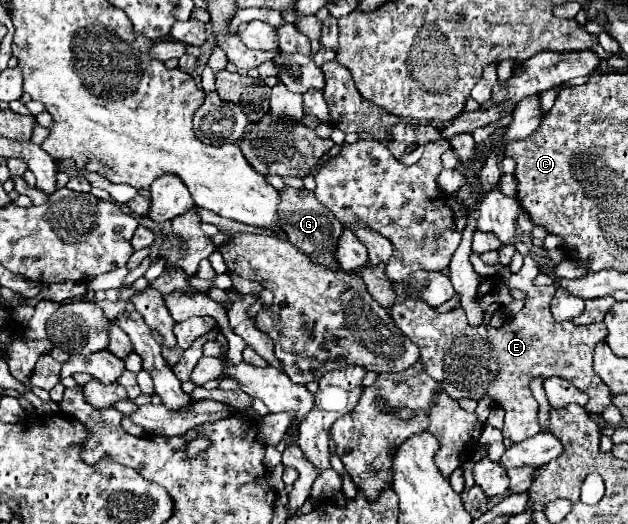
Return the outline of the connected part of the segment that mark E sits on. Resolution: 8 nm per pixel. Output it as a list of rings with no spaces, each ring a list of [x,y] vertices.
[[[526,256],[522,270],[512,274],[508,280],[508,286],[516,286],[526,292],[526,304],[516,316],[504,320],[500,328],[484,324],[470,326],[462,306],[448,312],[438,312],[436,308],[426,306],[426,302],[420,302],[420,298],[406,296],[404,302],[390,308],[394,324],[420,348],[420,362],[428,376],[440,382],[440,386],[444,386],[444,390],[456,400],[480,400],[488,396],[504,408],[510,422],[504,422],[502,434],[512,442],[522,442],[541,431],[536,422],[539,406],[530,390],[530,382],[534,378],[558,376],[572,382],[588,394],[590,400],[584,408],[590,416],[600,416],[612,404],[608,386],[592,370],[594,348],[598,342],[606,340],[606,326],[602,322],[588,326],[554,322],[550,316],[550,300],[556,286],[534,286],[532,278],[538,274],[538,264],[532,256]]]

